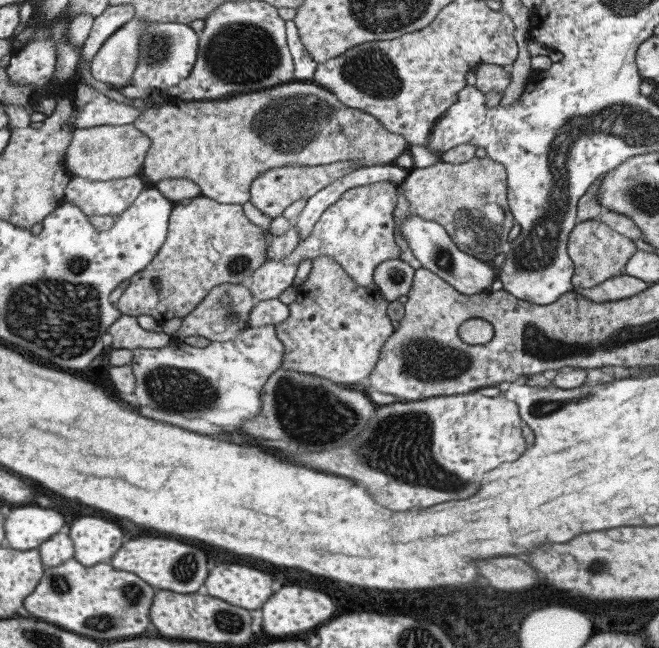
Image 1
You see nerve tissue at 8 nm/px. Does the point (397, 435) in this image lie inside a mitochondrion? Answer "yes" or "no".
yes

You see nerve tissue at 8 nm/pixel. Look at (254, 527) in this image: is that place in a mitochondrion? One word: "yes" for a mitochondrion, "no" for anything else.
no

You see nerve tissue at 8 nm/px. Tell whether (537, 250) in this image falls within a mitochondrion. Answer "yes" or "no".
yes

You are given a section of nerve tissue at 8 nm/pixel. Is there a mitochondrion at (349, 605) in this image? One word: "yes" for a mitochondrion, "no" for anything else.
no

